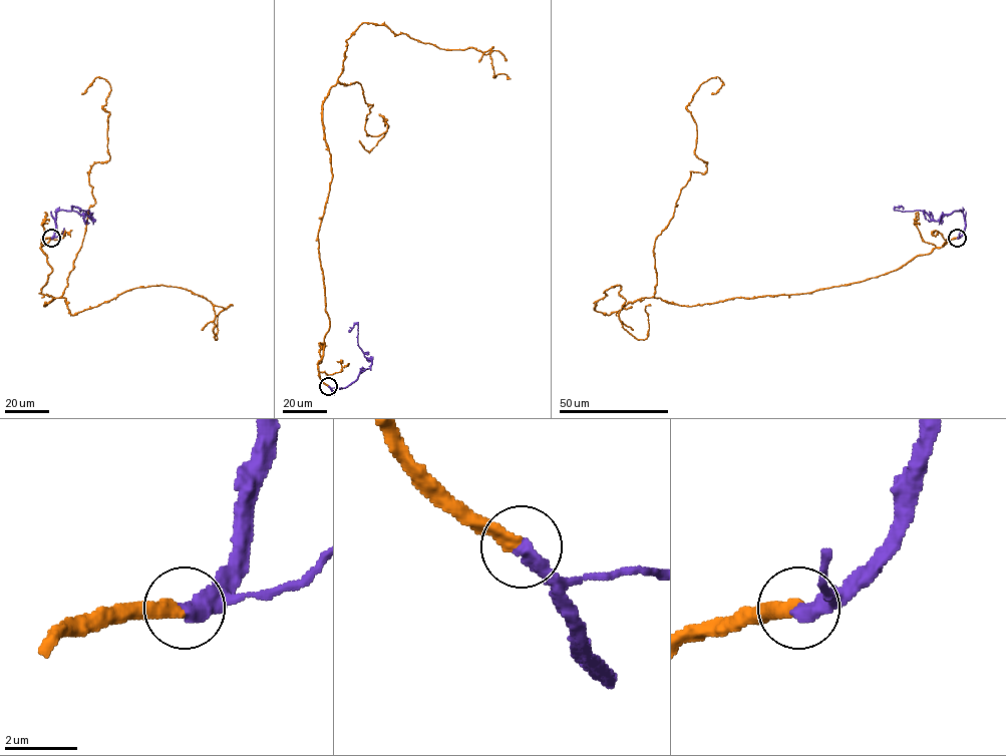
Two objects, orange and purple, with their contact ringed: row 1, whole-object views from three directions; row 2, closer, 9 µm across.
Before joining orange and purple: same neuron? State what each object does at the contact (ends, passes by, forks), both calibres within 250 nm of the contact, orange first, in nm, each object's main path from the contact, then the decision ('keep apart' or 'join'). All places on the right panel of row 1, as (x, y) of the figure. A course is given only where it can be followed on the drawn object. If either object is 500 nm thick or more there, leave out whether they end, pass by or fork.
orange ends there; purple ends there; 360 nm thick on the orange side, 420 nm on the other; orange runs (957, 238), (806, 293), (655, 298), (655, 241), (690, 173), (706, 169), (687, 107), (718, 76), (711, 94); purple runs (957, 238), (965, 226), (961, 210), (943, 215), (938, 221), (932, 220), (924, 212), (903, 209); join

